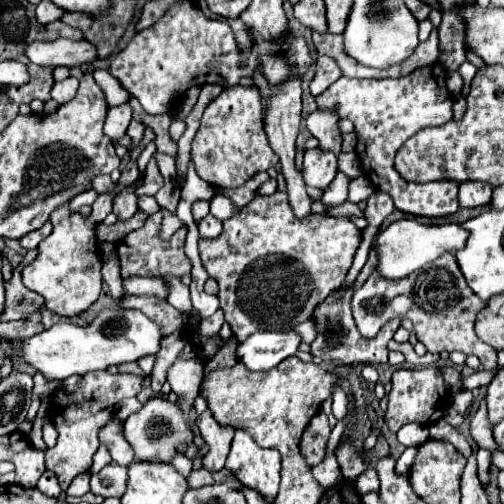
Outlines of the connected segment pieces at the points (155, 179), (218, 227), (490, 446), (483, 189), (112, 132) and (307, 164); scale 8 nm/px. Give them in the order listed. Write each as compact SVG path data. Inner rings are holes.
M148 162L146 176L144 176L144 184L138 190L138 194L152 194L154 196L160 188L162 188L162 176L160 176L160 172L156 168L156 162Z
M208 214L206 218L202 218L198 222L198 230L200 230L200 236L202 238L214 238L222 232L222 222L216 220L212 214Z
M486 398L482 400L476 416L472 418L470 432L472 432L474 442L476 442L480 448L488 449L490 452L498 450L498 448L496 448L496 442L494 442L493 426L488 420Z
M466 180L460 184L460 206L466 208L476 208L476 206L484 206L486 202L490 202L490 190L492 186L480 180Z
M122 104L122 106L116 106L116 108L110 108L108 110L108 116L106 116L106 122L104 122L104 134L116 142L118 138L122 138L128 130L128 124L132 120L132 114L130 114L130 104Z
M312 148L306 150L304 154L304 164L302 164L302 174L308 186L314 188L326 188L334 176L336 176L338 164L336 164L336 156L330 152L324 152L320 148Z

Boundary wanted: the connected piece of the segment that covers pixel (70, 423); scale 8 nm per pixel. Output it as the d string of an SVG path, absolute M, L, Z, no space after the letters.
M90 372L82 376L82 384L76 392L58 390L48 408L48 416L56 426L58 442L54 448L46 452L46 468L58 476L60 488L66 490L70 482L80 476L88 474L92 468L92 458L98 450L98 430L110 420L114 414L114 406L128 396L136 396L142 390L144 376L136 374L110 374L110 372Z

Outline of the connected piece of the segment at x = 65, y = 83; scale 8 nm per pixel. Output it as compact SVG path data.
M70 76L70 78L62 80L62 82L54 82L54 86L52 86L52 90L50 90L50 96L52 96L52 100L56 100L58 104L66 104L68 100L74 98L76 90L78 90L78 80Z

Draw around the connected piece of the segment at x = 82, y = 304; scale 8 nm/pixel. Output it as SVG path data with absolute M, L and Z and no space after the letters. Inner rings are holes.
M100 194L92 206L92 216L82 218L70 212L68 204L54 210L50 222L54 226L52 234L38 244L38 256L32 264L22 270L22 280L26 288L38 292L46 300L46 308L60 316L78 316L92 302L98 300L102 288L102 254L96 248L94 224L102 222L112 212L112 194Z

